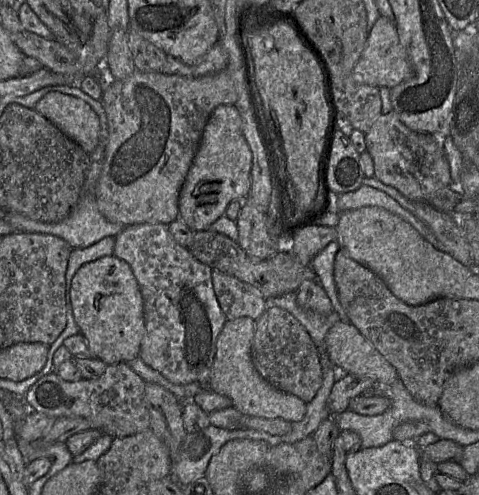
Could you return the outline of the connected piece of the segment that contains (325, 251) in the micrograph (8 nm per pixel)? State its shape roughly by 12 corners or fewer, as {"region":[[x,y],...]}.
{"region":[[330,242],[310,262],[334,312],[344,323],[334,280],[334,260],[340,245]]}

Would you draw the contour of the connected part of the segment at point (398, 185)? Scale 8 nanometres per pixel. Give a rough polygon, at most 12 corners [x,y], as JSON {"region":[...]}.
{"region":[[392,110],[365,133],[374,177],[415,201],[450,186],[441,137]]}

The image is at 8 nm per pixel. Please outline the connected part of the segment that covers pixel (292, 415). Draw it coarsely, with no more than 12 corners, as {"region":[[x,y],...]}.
{"region":[[227,320],[207,387],[244,416],[301,421],[306,403],[256,370],[256,320]]}

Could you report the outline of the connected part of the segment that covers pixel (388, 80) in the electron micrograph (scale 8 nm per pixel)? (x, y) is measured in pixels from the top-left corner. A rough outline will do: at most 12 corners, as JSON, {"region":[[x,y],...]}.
{"region":[[379,16],[351,72],[393,88],[413,76],[395,22]]}

